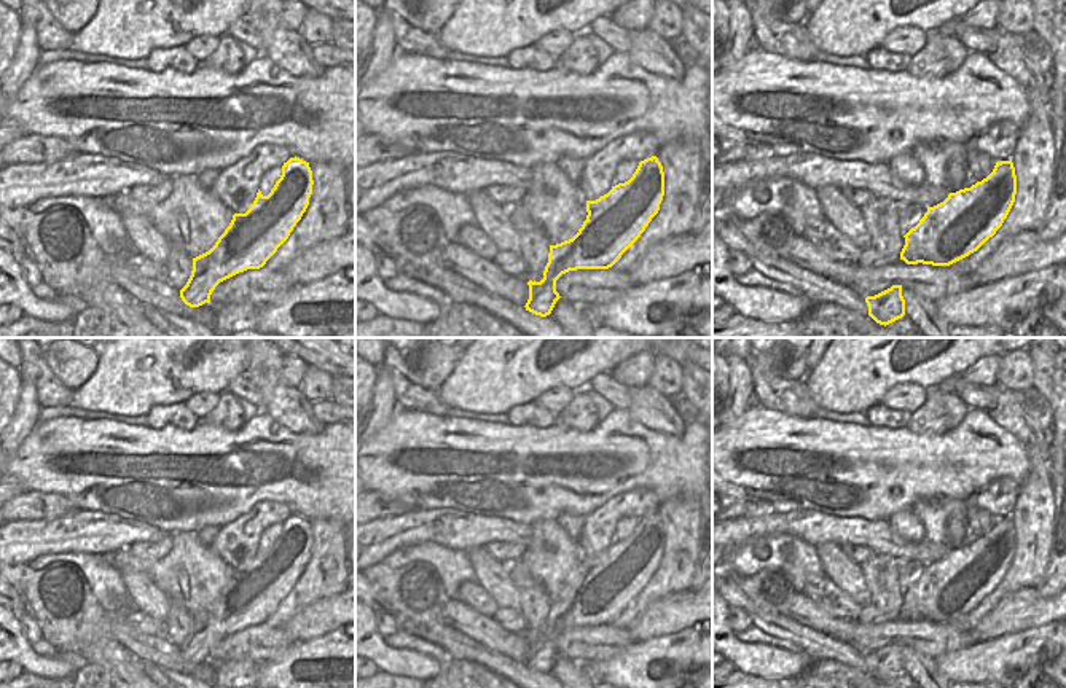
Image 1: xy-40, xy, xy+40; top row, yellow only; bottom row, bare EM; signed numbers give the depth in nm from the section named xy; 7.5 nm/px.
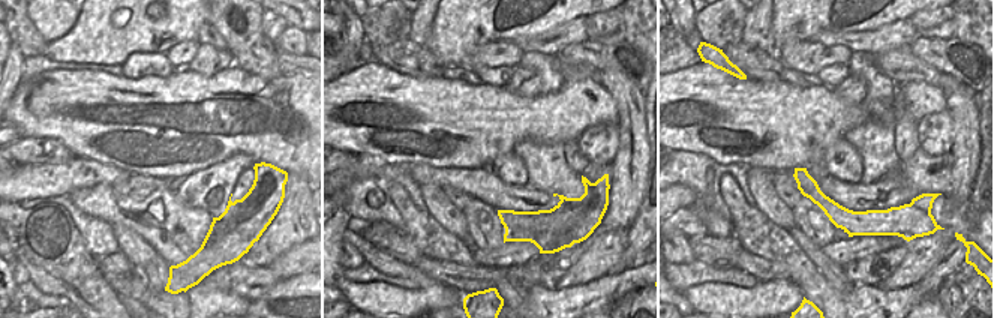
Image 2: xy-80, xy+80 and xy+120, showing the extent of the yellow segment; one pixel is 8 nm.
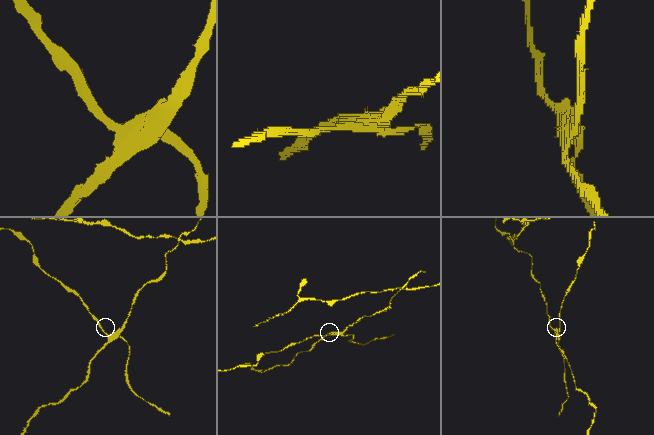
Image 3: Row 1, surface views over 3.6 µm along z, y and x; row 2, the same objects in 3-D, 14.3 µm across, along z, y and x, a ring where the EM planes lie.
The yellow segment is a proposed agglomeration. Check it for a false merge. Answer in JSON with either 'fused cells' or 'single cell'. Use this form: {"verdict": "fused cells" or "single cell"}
{"verdict": "fused cells"}

